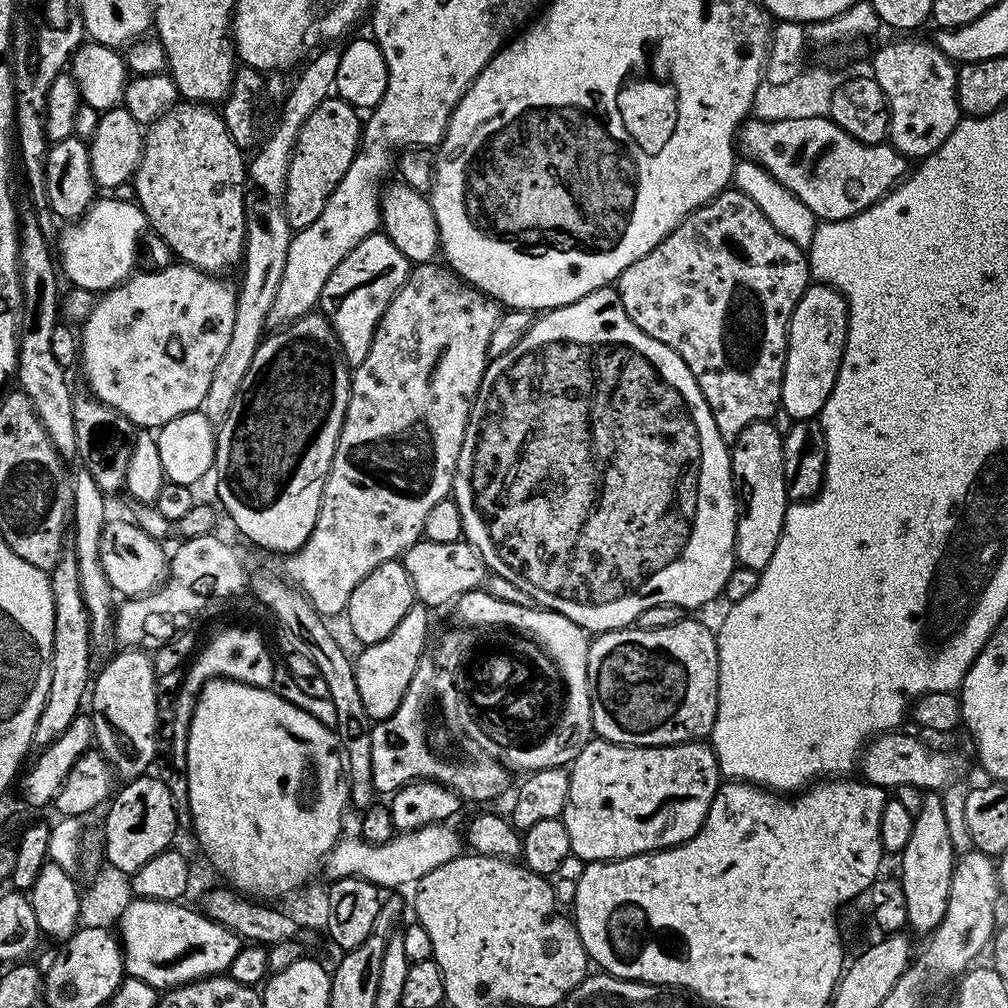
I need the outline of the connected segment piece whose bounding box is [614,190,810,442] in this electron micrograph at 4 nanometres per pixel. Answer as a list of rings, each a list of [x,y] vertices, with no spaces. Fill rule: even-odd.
[[[725,190],[708,203],[703,204],[701,208],[695,208],[661,244],[654,246],[654,250],[650,250],[650,254],[638,258],[638,262],[626,266],[626,270],[622,270],[620,279],[615,281],[614,287],[620,293],[622,306],[626,306],[626,314],[630,314],[634,326],[638,326],[638,330],[642,330],[650,338],[658,338],[658,342],[670,346],[670,350],[678,353],[682,362],[686,362],[686,366],[690,366],[690,374],[694,374],[694,378],[710,406],[710,414],[714,414],[714,426],[718,426],[725,441],[731,442],[736,439],[739,432],[746,430],[746,426],[750,426],[750,422],[771,420],[772,415],[780,407],[790,314],[794,314],[794,306],[798,302],[798,298],[802,298],[802,294],[808,289],[809,283],[810,260],[805,249],[790,241],[785,234],[780,234],[746,193]]]

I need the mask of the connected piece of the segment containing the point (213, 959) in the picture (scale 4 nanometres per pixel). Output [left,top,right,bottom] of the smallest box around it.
[118,898,242,990]

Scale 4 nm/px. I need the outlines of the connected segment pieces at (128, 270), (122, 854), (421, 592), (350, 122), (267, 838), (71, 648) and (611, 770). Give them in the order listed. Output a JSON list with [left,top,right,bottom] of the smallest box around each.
[[58,199,146,294],[104,774,175,874],[402,538,486,610],[284,98,362,230],[186,679,349,902],[32,550,94,750],[563,738,722,862]]

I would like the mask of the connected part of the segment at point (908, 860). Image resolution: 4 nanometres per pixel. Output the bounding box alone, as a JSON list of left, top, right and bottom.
[898,794,958,934]

